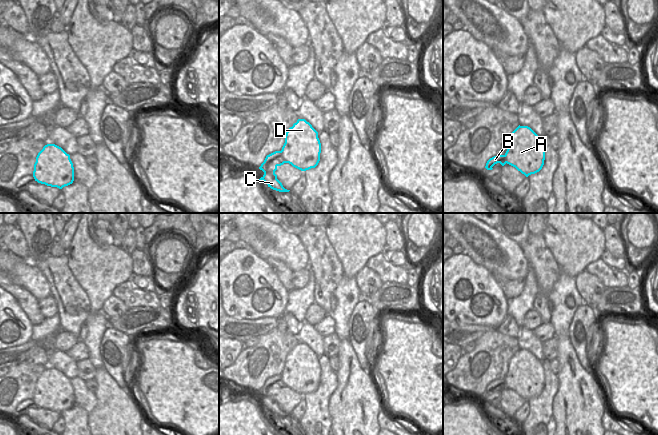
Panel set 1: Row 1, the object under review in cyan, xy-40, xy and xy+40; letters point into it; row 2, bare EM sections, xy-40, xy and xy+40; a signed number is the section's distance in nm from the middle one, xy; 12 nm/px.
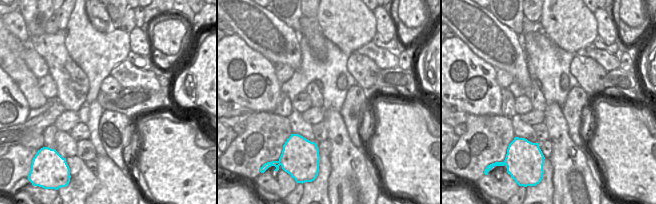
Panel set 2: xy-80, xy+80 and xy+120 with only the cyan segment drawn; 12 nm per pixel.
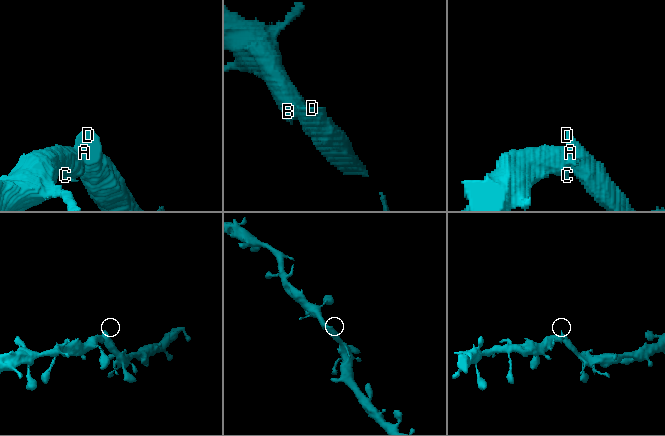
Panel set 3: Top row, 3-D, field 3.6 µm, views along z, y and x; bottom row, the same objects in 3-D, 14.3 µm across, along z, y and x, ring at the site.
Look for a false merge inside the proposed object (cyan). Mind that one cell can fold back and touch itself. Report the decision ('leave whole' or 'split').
leave whole

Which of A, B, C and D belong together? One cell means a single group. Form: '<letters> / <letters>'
A B C D

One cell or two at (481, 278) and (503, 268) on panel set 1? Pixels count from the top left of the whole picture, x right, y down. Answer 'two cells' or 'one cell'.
two cells

